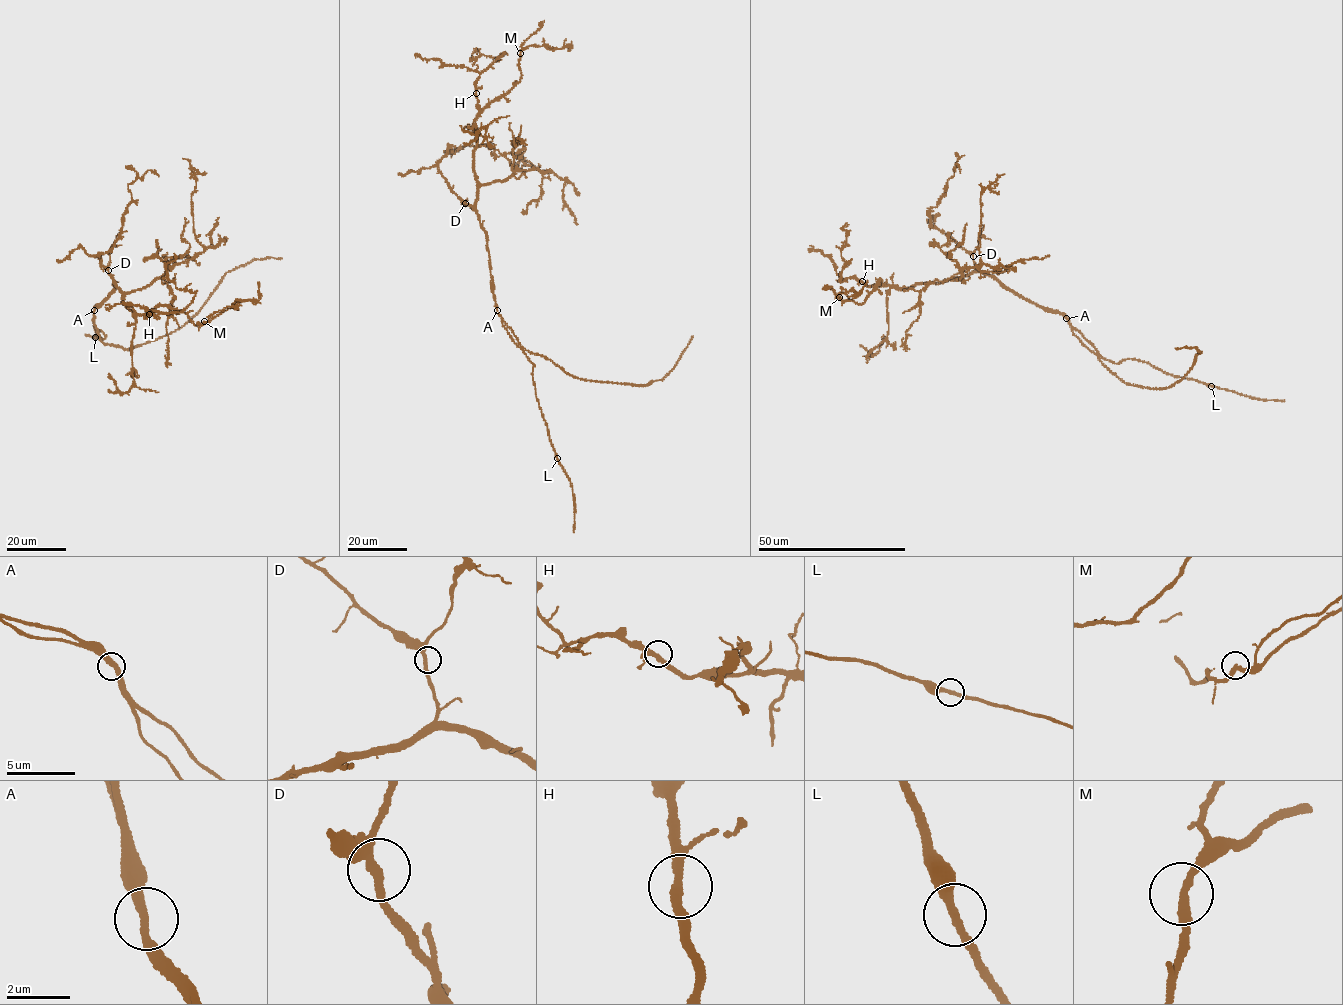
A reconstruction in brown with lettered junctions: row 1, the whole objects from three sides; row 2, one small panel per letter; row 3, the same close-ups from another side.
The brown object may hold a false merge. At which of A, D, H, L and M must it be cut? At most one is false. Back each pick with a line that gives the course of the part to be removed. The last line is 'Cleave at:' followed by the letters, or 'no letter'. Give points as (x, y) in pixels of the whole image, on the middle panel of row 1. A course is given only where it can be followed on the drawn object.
Cleave at: no letter

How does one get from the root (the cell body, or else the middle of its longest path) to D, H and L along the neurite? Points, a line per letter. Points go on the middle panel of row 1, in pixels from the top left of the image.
D: (491, 274), (485, 229), (476, 208), (465, 203)
H: (491, 274), (485, 229), (475, 210), (477, 183), (474, 174), (476, 137), (474, 124), (479, 111), (476, 93)
L: (491, 274), (495, 302), (503, 325), (534, 365), (536, 398), (557, 458)

